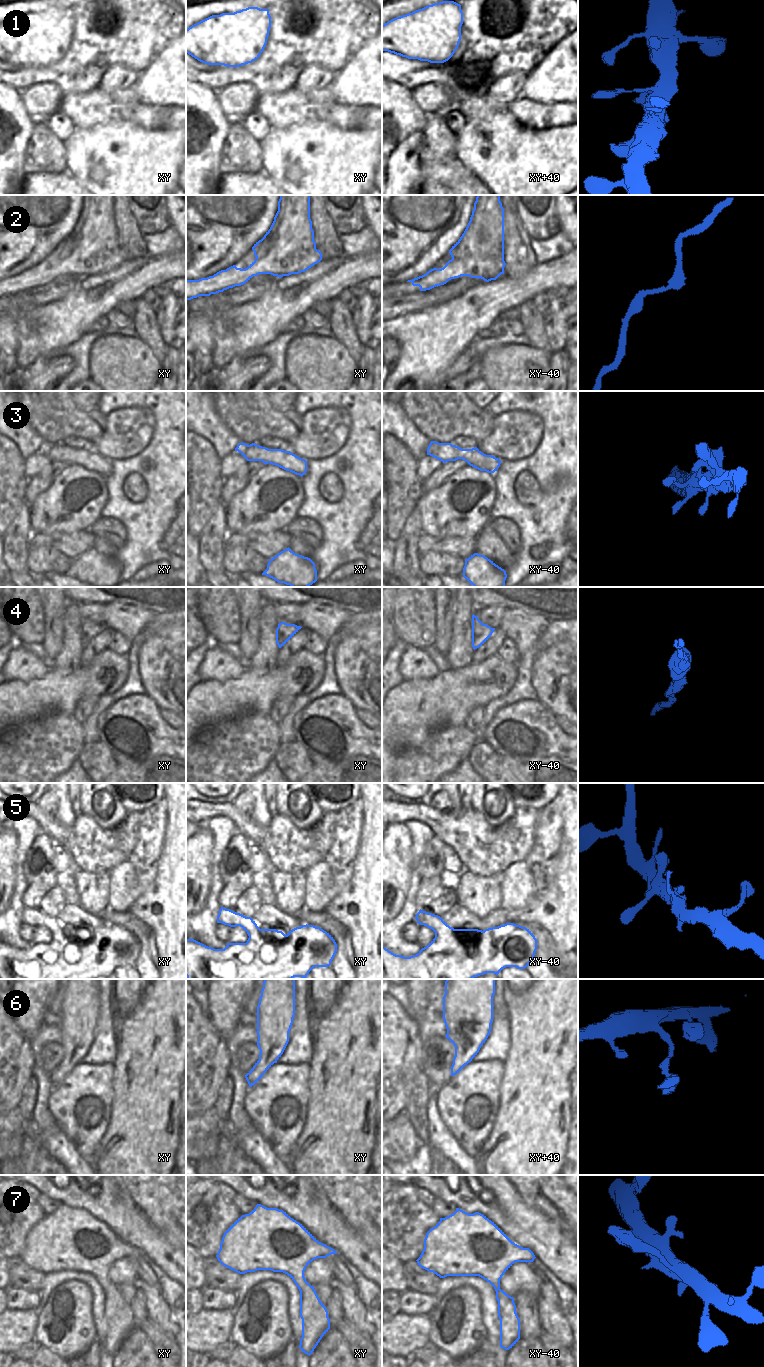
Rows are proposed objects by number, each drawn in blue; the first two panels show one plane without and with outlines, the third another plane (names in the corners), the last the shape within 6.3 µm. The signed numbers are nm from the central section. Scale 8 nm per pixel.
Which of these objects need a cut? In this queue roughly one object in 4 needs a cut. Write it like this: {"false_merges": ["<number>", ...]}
{"false_merges": []}

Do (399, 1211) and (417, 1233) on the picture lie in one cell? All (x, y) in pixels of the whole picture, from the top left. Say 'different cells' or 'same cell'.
same cell

